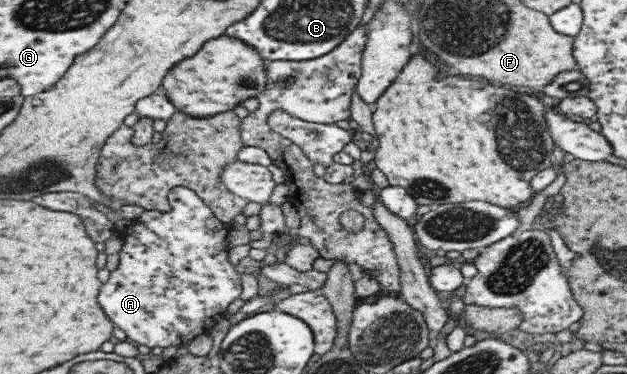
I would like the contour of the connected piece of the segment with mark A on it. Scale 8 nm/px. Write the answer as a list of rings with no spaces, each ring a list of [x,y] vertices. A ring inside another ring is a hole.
[[[177,187],[169,193],[170,212],[145,211],[121,233],[123,245],[119,251],[119,267],[101,290],[101,306],[113,318],[115,326],[138,344],[149,348],[177,346],[181,351],[195,338],[208,335],[217,322],[225,318],[229,306],[243,294],[241,274],[229,260],[227,234],[230,224],[221,221],[197,192]]]

